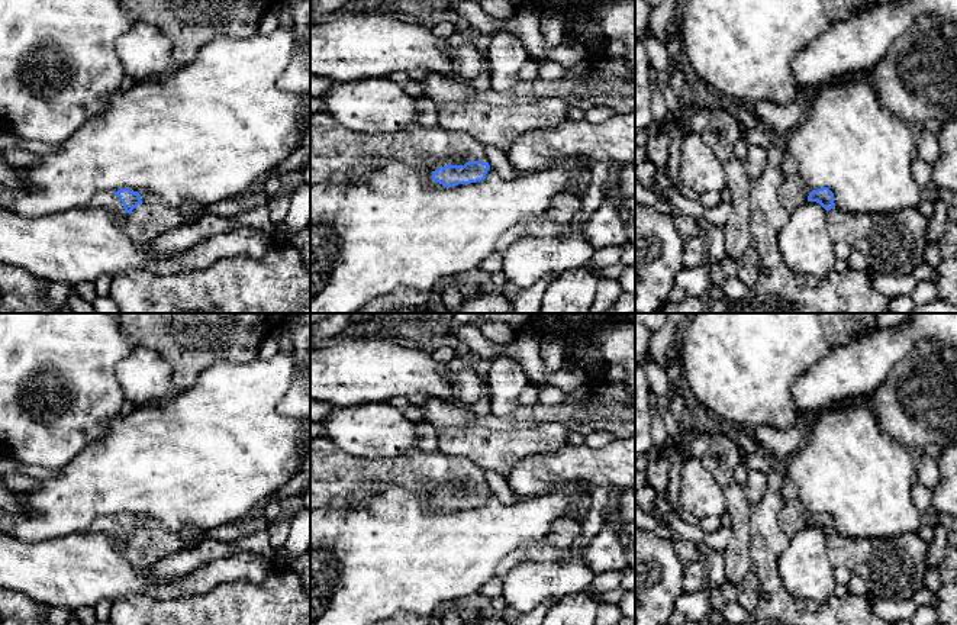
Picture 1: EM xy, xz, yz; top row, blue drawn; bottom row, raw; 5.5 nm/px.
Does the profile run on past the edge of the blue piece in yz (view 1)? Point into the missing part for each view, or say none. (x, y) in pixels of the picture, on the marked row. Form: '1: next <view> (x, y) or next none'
1: next yz (893, 244)

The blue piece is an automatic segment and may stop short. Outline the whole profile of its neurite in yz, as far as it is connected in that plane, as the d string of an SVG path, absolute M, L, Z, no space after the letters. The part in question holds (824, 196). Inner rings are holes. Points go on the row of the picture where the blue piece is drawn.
M798 175L784 178L779 200L787 212L796 210L805 202L816 202L826 210L828 231L835 242L845 242L861 252L871 273L886 276L911 276L924 262L924 252L929 242L927 239L928 220L918 209L905 209L893 213L844 213L834 203L834 193L828 187L811 190Z

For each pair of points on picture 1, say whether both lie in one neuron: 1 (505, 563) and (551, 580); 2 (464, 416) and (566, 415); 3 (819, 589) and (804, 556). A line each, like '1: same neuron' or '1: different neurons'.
1: different neurons
2: same neuron
3: same neuron

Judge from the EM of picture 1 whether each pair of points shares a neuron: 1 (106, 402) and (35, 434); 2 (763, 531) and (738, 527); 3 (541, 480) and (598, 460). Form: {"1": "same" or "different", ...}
{"1": "same", "2": "different", "3": "same"}

